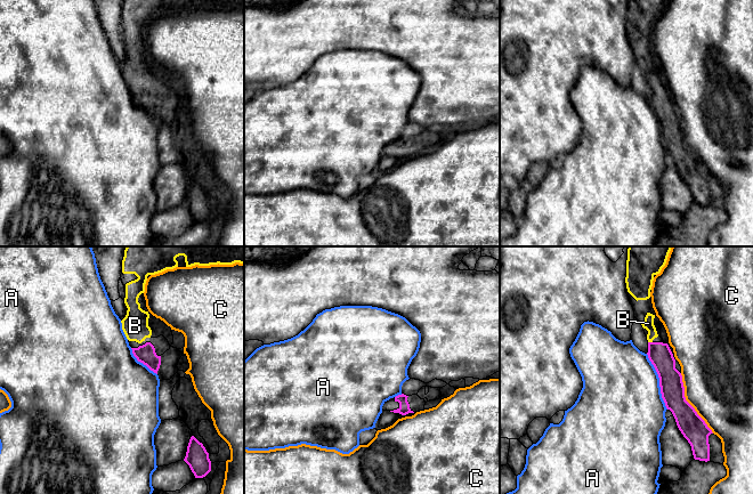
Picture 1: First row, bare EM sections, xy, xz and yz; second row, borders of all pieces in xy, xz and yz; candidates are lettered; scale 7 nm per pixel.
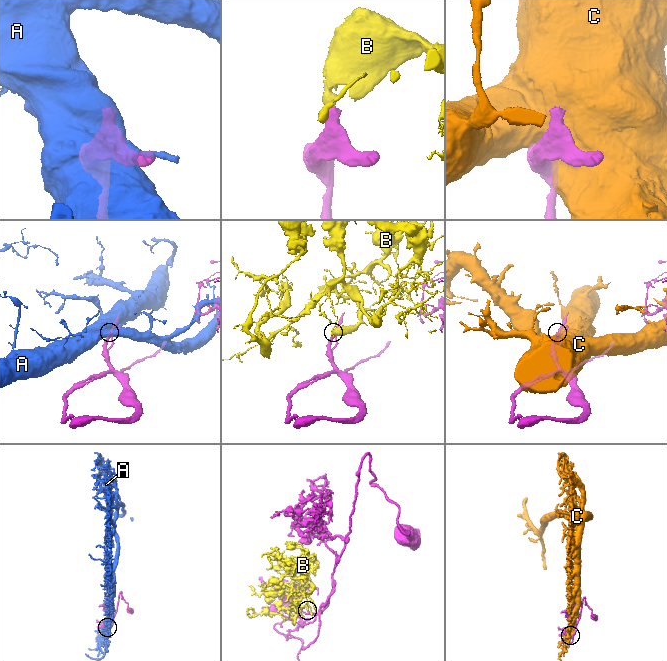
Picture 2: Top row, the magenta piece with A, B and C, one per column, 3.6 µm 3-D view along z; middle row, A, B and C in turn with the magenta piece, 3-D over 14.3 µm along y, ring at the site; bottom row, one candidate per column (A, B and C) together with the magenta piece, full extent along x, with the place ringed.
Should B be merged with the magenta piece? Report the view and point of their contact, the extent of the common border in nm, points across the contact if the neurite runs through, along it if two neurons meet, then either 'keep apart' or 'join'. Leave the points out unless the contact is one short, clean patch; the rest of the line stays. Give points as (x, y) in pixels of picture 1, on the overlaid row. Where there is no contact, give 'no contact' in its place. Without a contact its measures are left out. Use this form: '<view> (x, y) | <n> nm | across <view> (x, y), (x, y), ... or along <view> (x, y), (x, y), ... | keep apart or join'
yz (650, 342) | 30 nm | across yz (660, 354), (650, 342), (650, 328), (648, 323) | join

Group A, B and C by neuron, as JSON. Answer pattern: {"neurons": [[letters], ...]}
{"neurons": [["A"], ["B"], ["C"]]}

